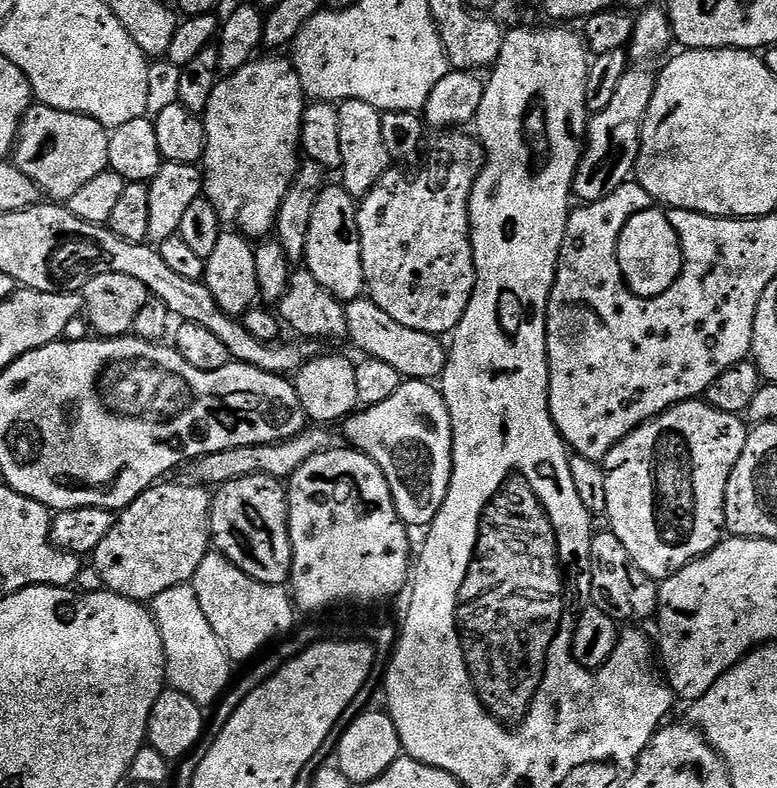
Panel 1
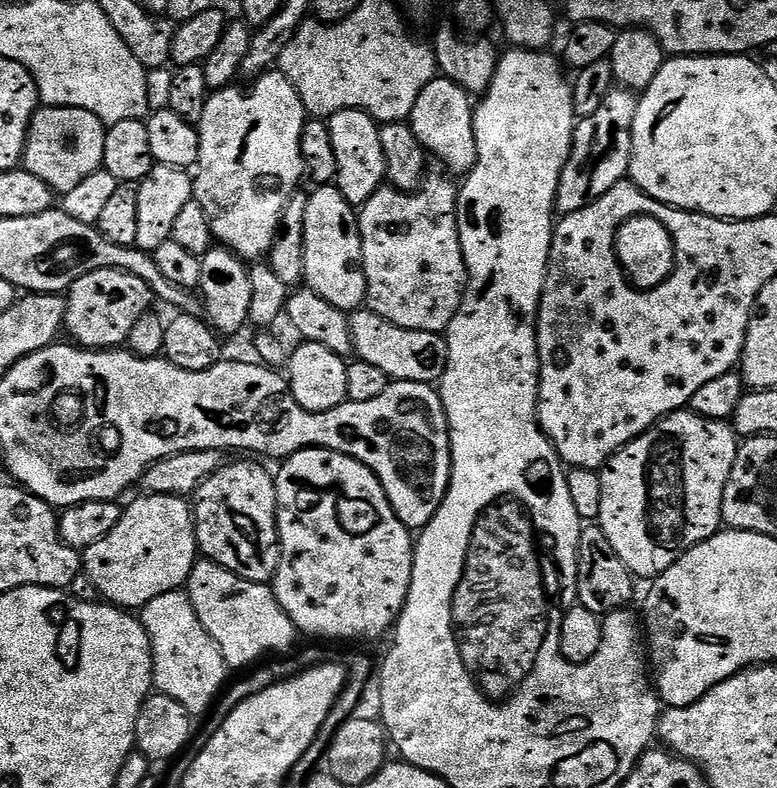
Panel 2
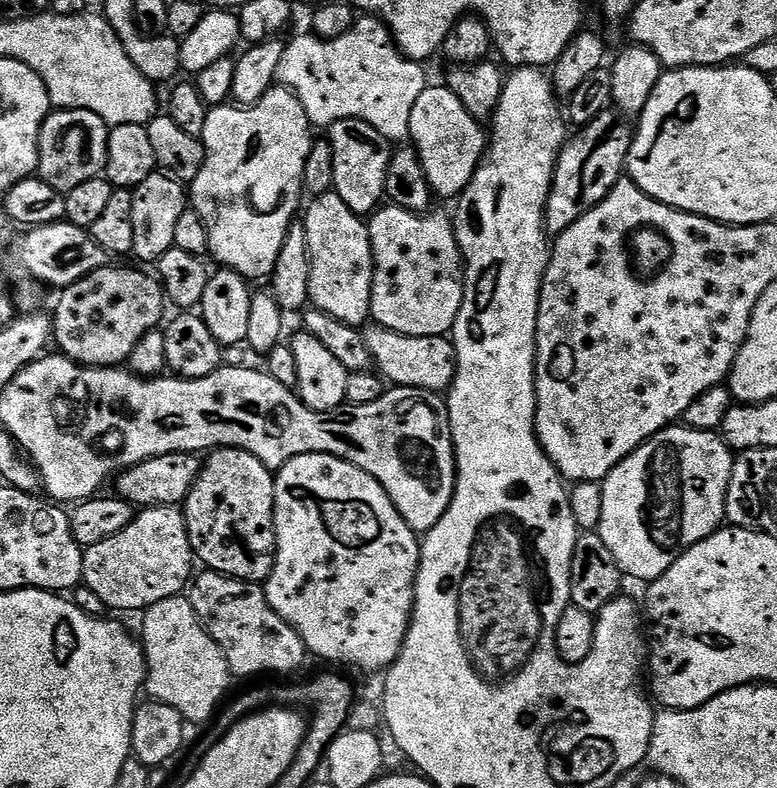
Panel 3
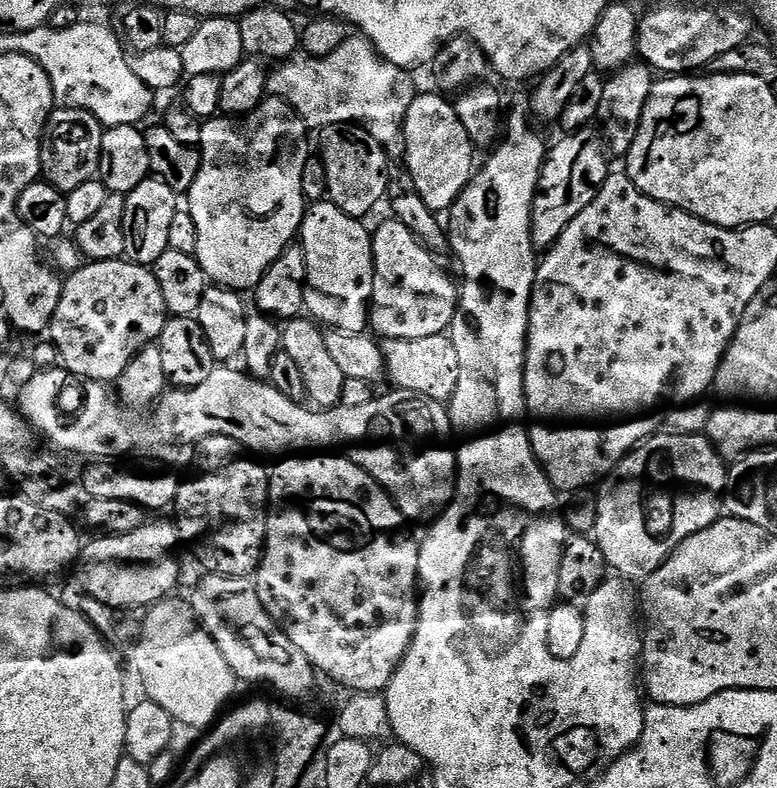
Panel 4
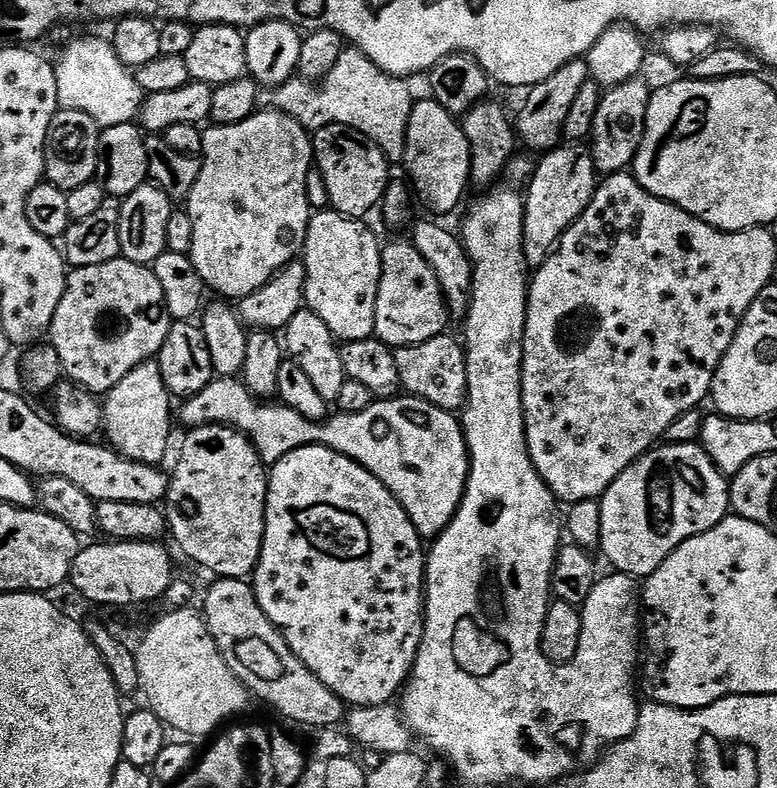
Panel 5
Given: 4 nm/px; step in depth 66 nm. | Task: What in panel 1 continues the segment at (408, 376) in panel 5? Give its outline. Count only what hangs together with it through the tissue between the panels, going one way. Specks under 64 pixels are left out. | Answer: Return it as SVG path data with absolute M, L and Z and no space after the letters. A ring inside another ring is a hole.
M371 298L350 300L344 304L348 340L367 359L386 362L398 370L401 378L410 380L439 381L446 370L448 348L445 341L438 336L431 336L422 330L410 330L402 322L394 322L386 310L382 310Z

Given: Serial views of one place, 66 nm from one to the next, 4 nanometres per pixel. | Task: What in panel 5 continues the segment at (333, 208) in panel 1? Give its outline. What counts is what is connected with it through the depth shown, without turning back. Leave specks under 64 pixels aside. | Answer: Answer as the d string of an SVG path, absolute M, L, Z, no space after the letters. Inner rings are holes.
M320 210L308 221L308 233L304 239L302 259L306 270L304 303L312 309L335 334L337 341L373 339L376 331L374 310L378 302L378 286L382 278L382 240L379 240L364 220L352 220L340 212Z

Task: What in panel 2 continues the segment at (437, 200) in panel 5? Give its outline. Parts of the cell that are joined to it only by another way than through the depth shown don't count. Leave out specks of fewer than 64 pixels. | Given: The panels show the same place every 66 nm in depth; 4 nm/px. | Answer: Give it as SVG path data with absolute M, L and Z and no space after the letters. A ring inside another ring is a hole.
M432 80L414 102L410 123L418 142L422 142L425 153L437 156L452 172L471 172L478 158L476 131L474 130L474 100L462 86L453 80Z

